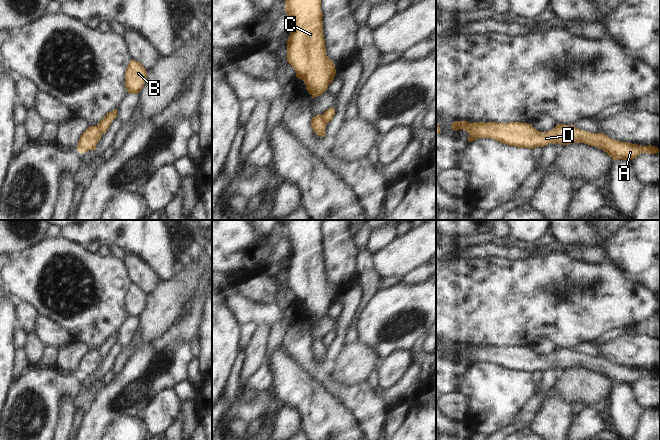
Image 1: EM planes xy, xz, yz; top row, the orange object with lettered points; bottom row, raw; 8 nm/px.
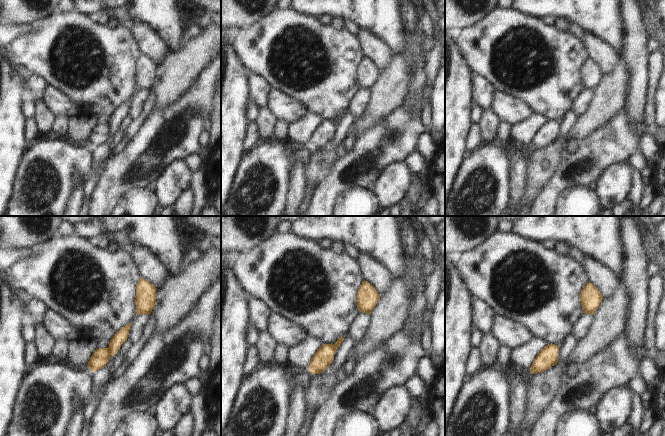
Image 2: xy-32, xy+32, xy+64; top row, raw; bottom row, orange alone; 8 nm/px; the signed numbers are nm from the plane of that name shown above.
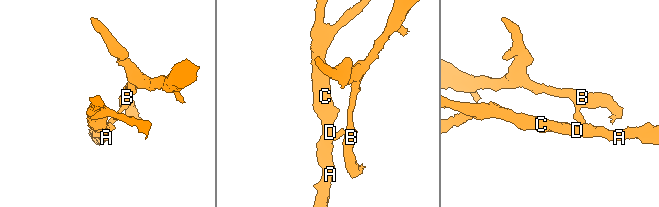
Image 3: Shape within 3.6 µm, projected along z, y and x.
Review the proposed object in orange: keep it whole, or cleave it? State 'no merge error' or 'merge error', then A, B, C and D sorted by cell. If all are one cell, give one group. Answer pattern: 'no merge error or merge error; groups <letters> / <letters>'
merge error; groups A C D / B

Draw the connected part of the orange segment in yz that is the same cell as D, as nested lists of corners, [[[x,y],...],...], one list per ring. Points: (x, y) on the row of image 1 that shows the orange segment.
[[[455,121],[451,125],[457,131],[463,129],[469,133],[468,142],[478,138],[489,138],[502,144],[518,148],[543,147],[557,143],[569,145],[585,143],[606,152],[613,160],[632,160],[641,153],[655,154],[659,149],[655,146],[642,146],[627,142],[620,142],[609,138],[603,133],[591,133],[580,130],[574,125],[561,124],[548,132],[536,130],[532,124],[522,122],[495,123]]]

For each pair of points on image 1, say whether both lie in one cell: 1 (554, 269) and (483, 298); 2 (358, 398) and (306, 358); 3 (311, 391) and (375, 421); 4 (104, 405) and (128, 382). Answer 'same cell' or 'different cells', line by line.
1: same cell
2: same cell
3: different cells
4: same cell

